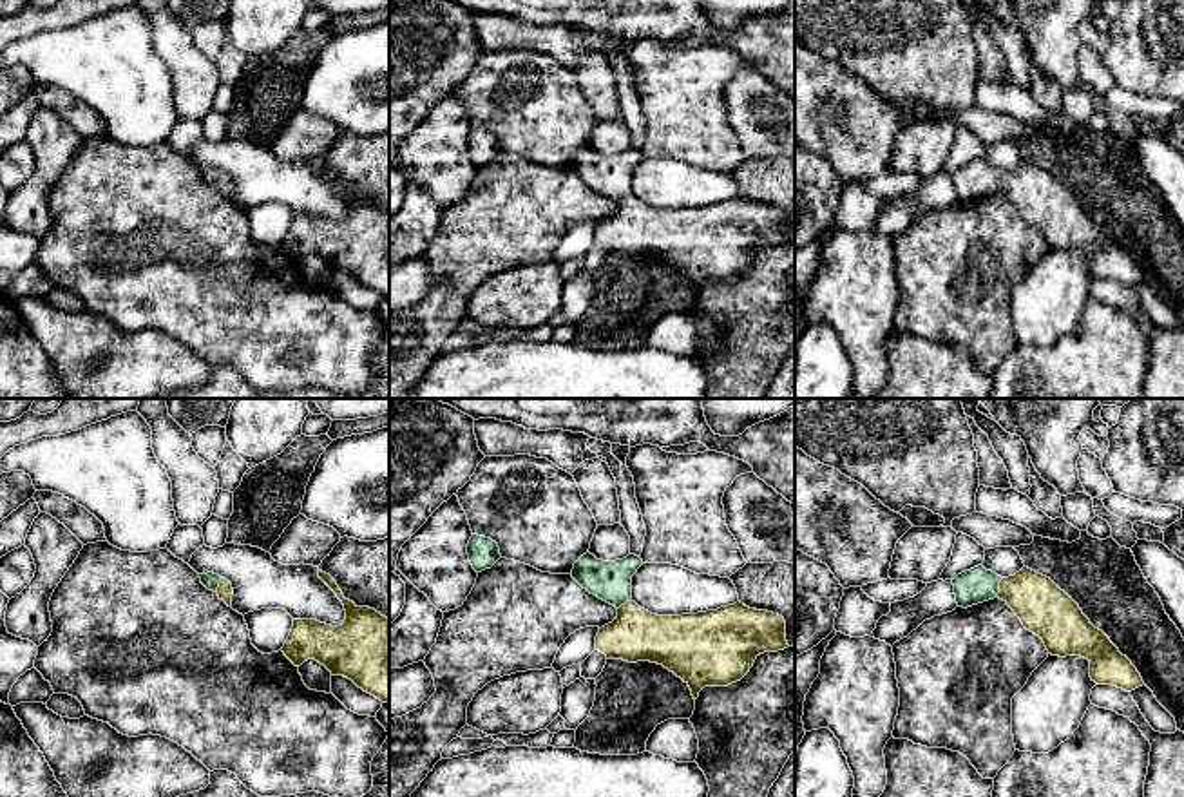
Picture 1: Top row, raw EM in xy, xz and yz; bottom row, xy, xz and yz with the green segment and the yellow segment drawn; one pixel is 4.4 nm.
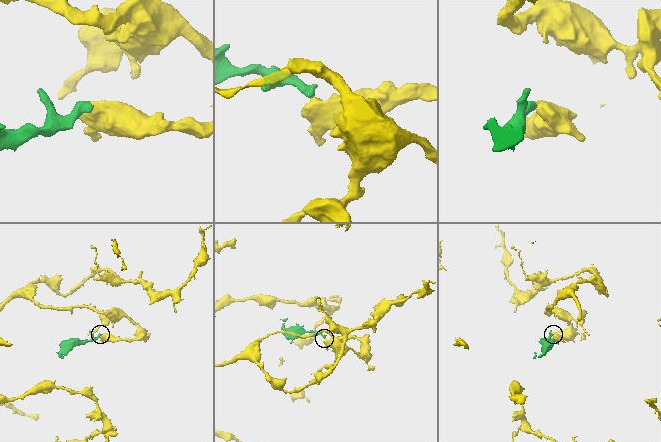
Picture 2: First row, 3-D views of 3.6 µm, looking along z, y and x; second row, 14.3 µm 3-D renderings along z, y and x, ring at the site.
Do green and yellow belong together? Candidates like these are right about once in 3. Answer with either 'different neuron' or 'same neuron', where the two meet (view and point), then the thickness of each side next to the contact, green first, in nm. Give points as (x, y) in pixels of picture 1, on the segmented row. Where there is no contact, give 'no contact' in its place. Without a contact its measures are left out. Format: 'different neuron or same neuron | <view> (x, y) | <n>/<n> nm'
same neuron | yz (998, 587) | 160/240 nm

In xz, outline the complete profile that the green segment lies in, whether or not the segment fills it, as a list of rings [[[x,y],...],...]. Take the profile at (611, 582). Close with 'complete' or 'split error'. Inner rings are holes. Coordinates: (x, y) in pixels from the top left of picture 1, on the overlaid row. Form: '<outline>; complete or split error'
[[[590,552],[574,563],[572,578],[590,594],[617,609],[616,619],[601,627],[596,636],[596,650],[603,652],[606,659],[663,665],[681,677],[690,687],[693,699],[697,699],[704,687],[728,687],[740,681],[759,654],[778,652],[789,647],[782,616],[750,609],[740,601],[717,610],[681,616],[657,616],[641,609],[632,600],[632,576],[641,565],[643,560],[635,554],[603,562]]]; split error

